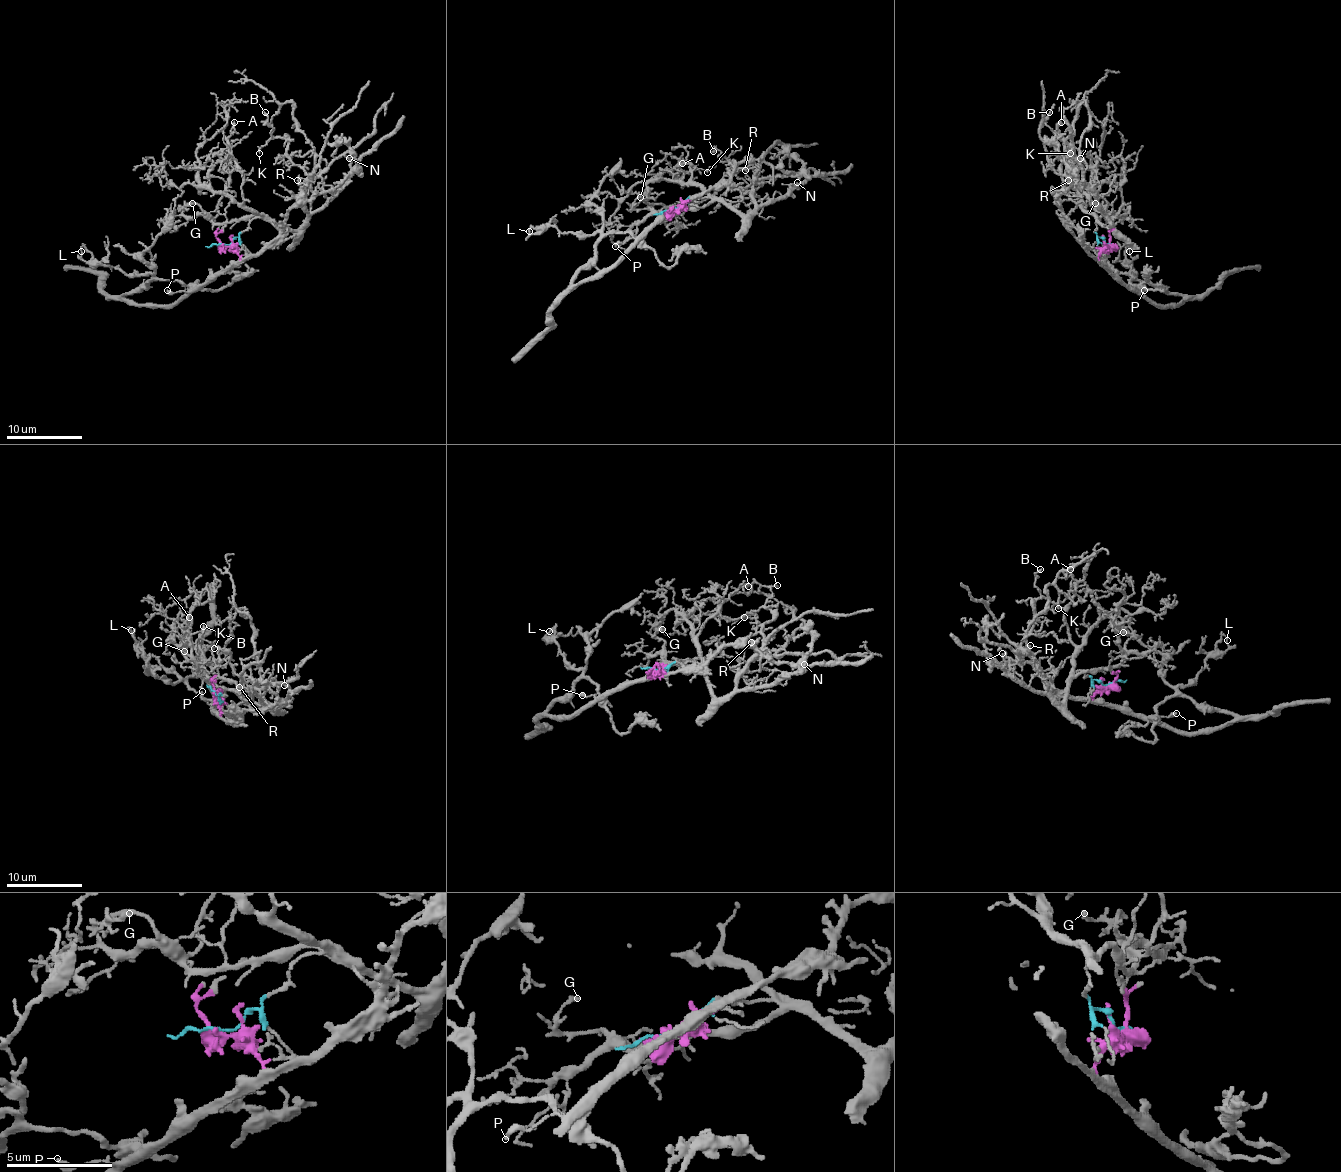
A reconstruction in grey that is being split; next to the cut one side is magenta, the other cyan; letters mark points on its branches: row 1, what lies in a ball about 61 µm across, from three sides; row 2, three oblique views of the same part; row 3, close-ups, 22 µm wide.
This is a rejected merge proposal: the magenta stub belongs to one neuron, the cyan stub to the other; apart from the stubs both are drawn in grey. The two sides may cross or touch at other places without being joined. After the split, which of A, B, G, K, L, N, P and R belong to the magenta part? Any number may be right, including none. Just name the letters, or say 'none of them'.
L, P

